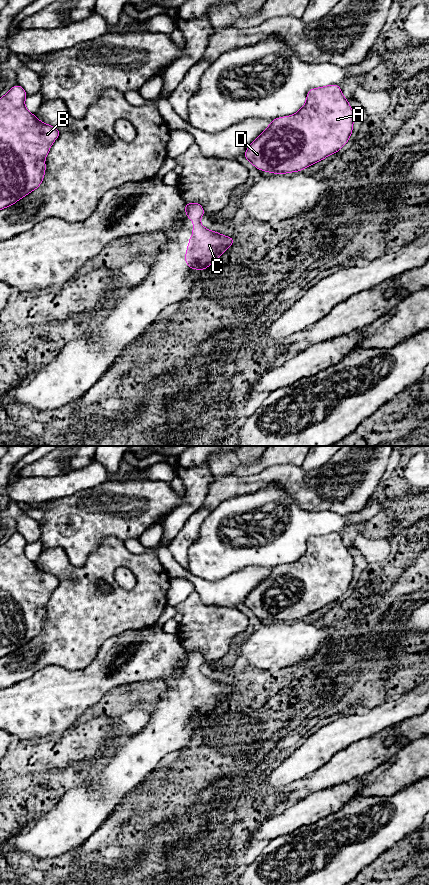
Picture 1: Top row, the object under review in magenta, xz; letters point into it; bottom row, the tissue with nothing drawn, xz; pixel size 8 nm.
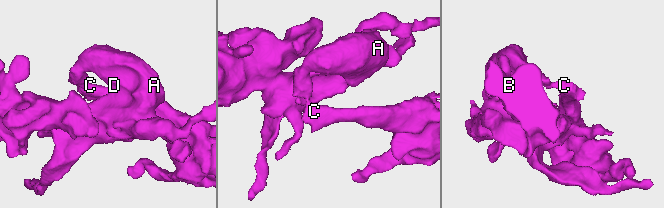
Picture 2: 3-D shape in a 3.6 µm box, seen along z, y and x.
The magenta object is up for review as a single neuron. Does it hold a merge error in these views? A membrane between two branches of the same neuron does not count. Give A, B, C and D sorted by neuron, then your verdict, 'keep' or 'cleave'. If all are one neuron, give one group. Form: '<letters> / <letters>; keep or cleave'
A B C D; keep

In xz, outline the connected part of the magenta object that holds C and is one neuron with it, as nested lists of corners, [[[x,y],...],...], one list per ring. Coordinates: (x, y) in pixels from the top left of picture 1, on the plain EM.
[[[185,650],[185,660],[187,666],[193,668],[193,683],[189,686],[184,710],[192,718],[207,717],[229,694],[234,692],[235,687],[210,679],[200,672],[200,666],[205,662],[201,652]]]

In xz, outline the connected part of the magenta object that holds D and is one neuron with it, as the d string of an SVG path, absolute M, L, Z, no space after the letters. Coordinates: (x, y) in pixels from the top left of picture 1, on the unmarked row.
M339 533L310 537L305 553L296 562L273 567L267 577L248 594L244 605L265 620L299 620L338 600L349 589L353 568L353 558Z

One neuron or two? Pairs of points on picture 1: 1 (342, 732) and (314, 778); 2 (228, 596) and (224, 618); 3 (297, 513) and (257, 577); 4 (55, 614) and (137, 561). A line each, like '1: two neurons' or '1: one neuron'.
1: two neurons
2: two neurons
3: two neurons
4: one neuron

